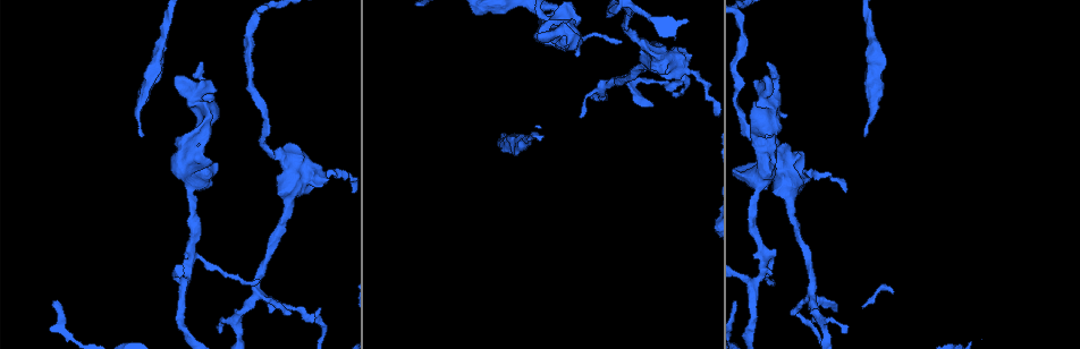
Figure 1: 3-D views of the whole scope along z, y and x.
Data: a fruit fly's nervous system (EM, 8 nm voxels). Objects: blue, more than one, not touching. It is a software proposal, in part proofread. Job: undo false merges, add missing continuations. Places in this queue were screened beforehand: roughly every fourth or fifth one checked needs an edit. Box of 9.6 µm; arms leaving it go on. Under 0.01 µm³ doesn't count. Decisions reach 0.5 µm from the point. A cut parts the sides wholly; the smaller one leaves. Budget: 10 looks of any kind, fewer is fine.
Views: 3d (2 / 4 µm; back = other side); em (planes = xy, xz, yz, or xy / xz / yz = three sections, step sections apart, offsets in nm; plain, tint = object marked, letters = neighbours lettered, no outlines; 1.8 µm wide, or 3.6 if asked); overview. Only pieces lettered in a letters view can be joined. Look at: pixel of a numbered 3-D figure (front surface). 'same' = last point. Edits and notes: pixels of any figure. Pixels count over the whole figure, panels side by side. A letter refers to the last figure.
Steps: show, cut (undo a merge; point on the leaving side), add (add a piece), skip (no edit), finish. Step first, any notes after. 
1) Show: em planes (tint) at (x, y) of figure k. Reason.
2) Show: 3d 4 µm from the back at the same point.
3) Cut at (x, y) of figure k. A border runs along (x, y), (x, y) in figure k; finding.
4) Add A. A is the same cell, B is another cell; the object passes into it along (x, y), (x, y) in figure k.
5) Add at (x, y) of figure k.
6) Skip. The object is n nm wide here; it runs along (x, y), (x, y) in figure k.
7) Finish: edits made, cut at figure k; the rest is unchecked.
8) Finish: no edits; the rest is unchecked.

Show: em xz step 4 (tint) at (343, 177) of figure 1. Narrows sharply.

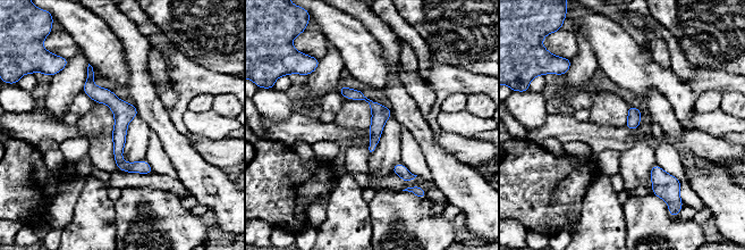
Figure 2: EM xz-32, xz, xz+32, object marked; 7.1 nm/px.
Show: em planes (letters) at the same point. Another direction.

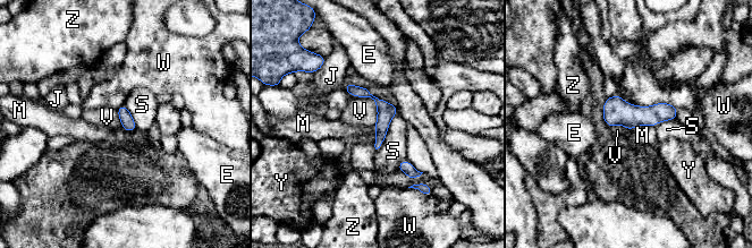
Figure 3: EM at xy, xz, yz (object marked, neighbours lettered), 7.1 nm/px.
Skip. E, J, M, S, V, W, Y and Z are other cells; it runs along (674, 111), (651, 116), (606, 117) in figure 3; one neuron here.

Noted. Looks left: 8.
Show: 3d 4 µm at (200, 110) of figure 1. Two arms at a narrow angle.

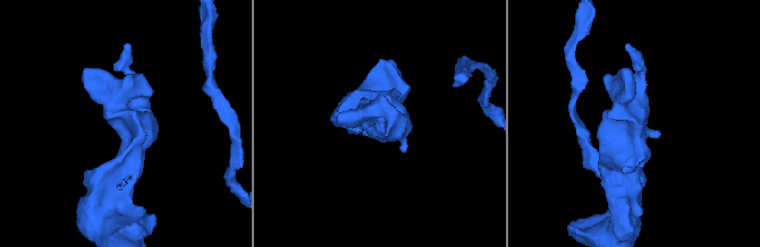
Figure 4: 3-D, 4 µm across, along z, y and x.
Show: em xz step 8 (tint) at (125, 122) of figure 4.

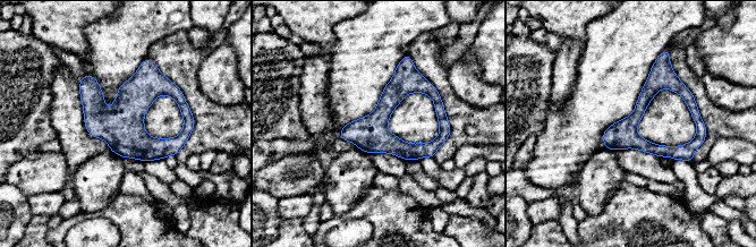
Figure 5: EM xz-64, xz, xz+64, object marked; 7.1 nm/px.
Show: em planes (letters) at the same point.

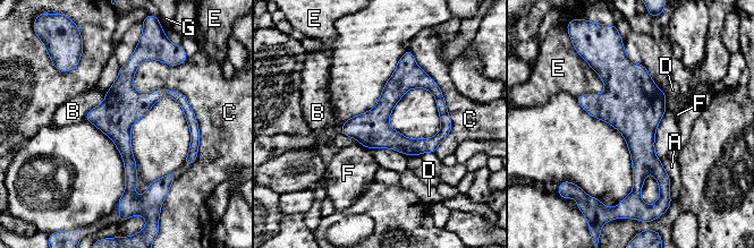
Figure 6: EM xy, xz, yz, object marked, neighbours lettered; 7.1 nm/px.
Skip. A, B, C, D, E, F and G are other cells; a border runs along (106, 93), (84, 119) in figure 6; all the same neuron.

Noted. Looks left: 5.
Show: em planes (letters) at (782, 143) of figure 1.

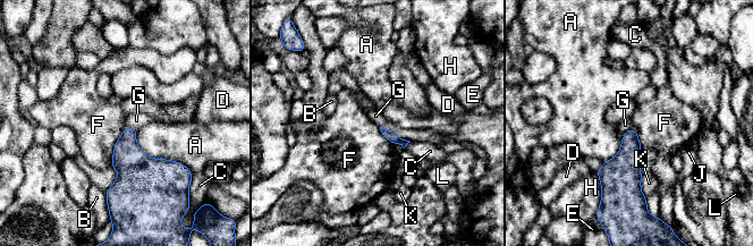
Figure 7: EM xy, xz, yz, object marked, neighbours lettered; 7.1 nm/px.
Skip. A, B, C, D, E, F, G, H, J, K and L are other cells; a border runs along (125, 127), (115, 144), (110, 166) in figure 7; none of them fits.

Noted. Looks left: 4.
Show: 3d 4 µm at (866, 136) of figure 1. An open end.

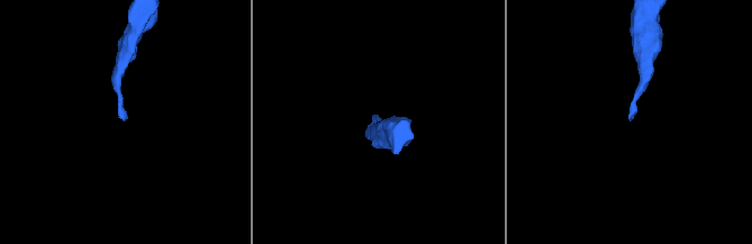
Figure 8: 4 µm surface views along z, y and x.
Show: em yz step 8 (tint) at (378, 117) of figure 8. Now the EM.

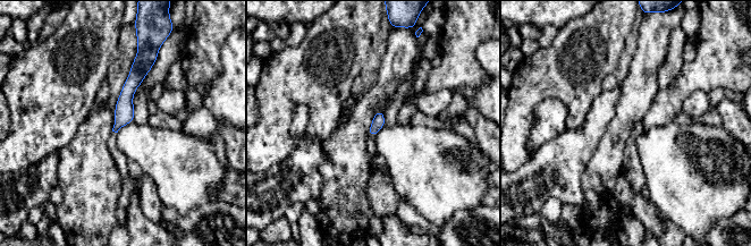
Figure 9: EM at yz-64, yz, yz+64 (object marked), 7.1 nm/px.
Show: em planes (letters) at the same point. Another direction.

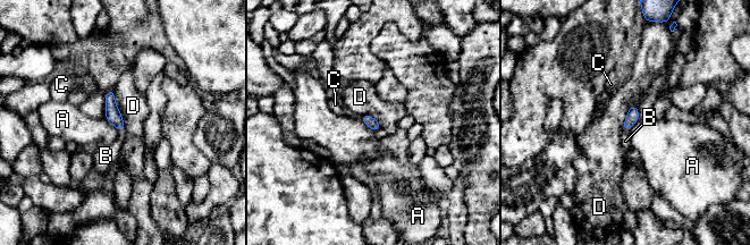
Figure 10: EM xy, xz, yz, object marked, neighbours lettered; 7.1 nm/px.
Add at (106, 155) of figure 10. B is the same cell, A, C and D are other cells; the object passes into it along (112, 115), (121, 129), (106, 155) in figure 10; it goes on there.

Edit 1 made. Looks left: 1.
Finish: edits made, add at figure 10; the rest is unchecked.

